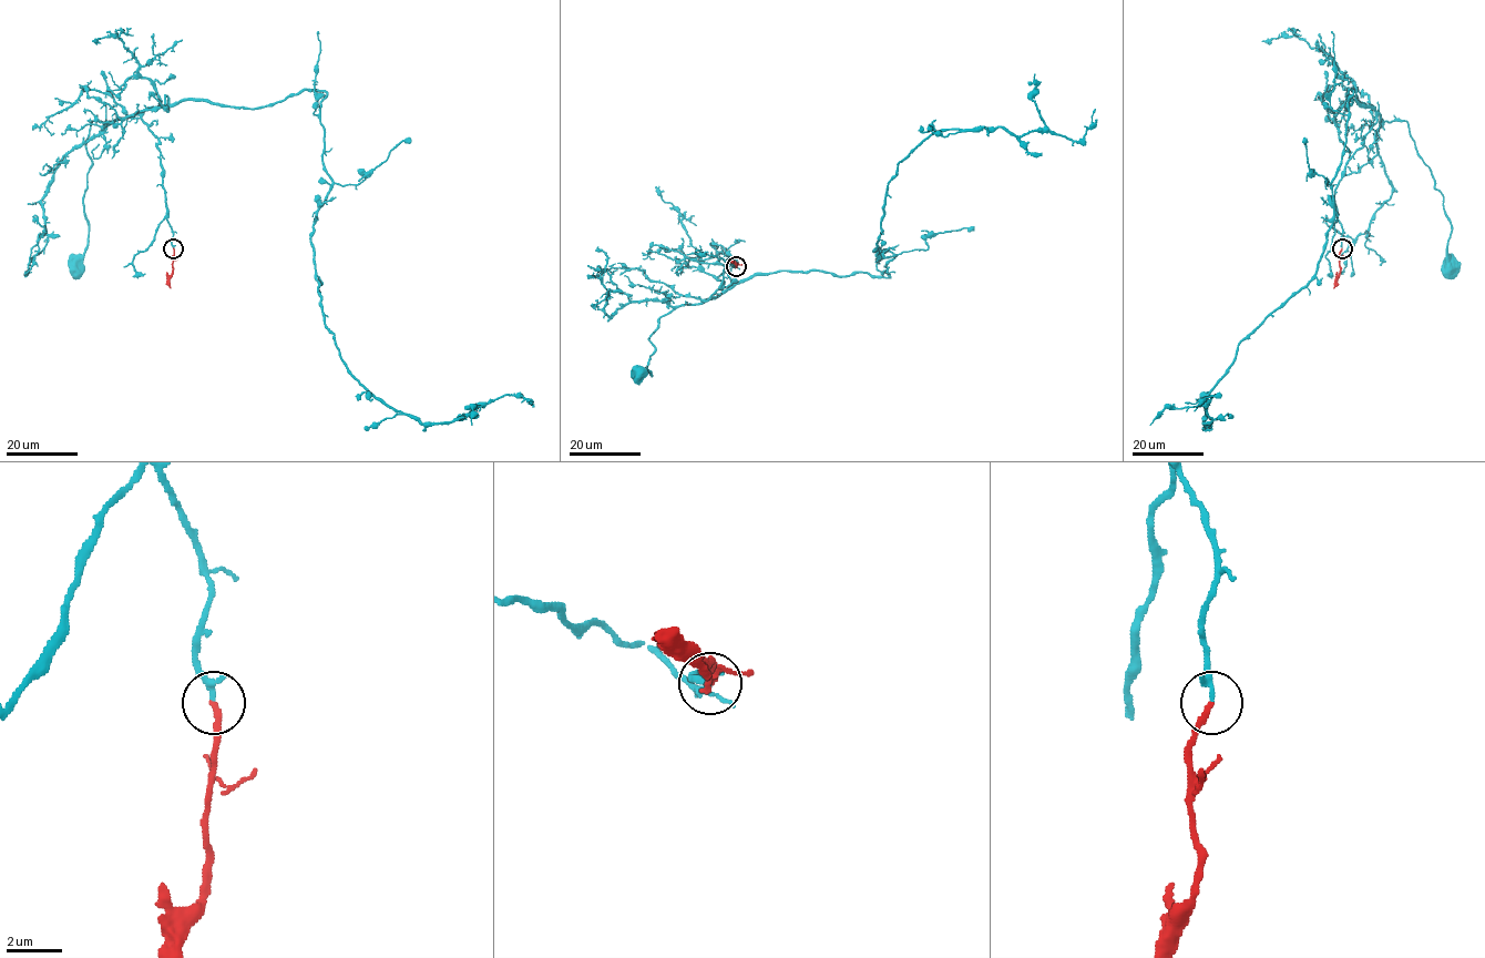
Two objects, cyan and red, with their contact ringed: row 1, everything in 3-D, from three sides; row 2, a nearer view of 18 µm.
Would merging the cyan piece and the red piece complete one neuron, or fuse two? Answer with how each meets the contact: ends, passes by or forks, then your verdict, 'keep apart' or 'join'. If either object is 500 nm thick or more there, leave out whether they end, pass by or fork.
cyan passes by; red ends there; join

